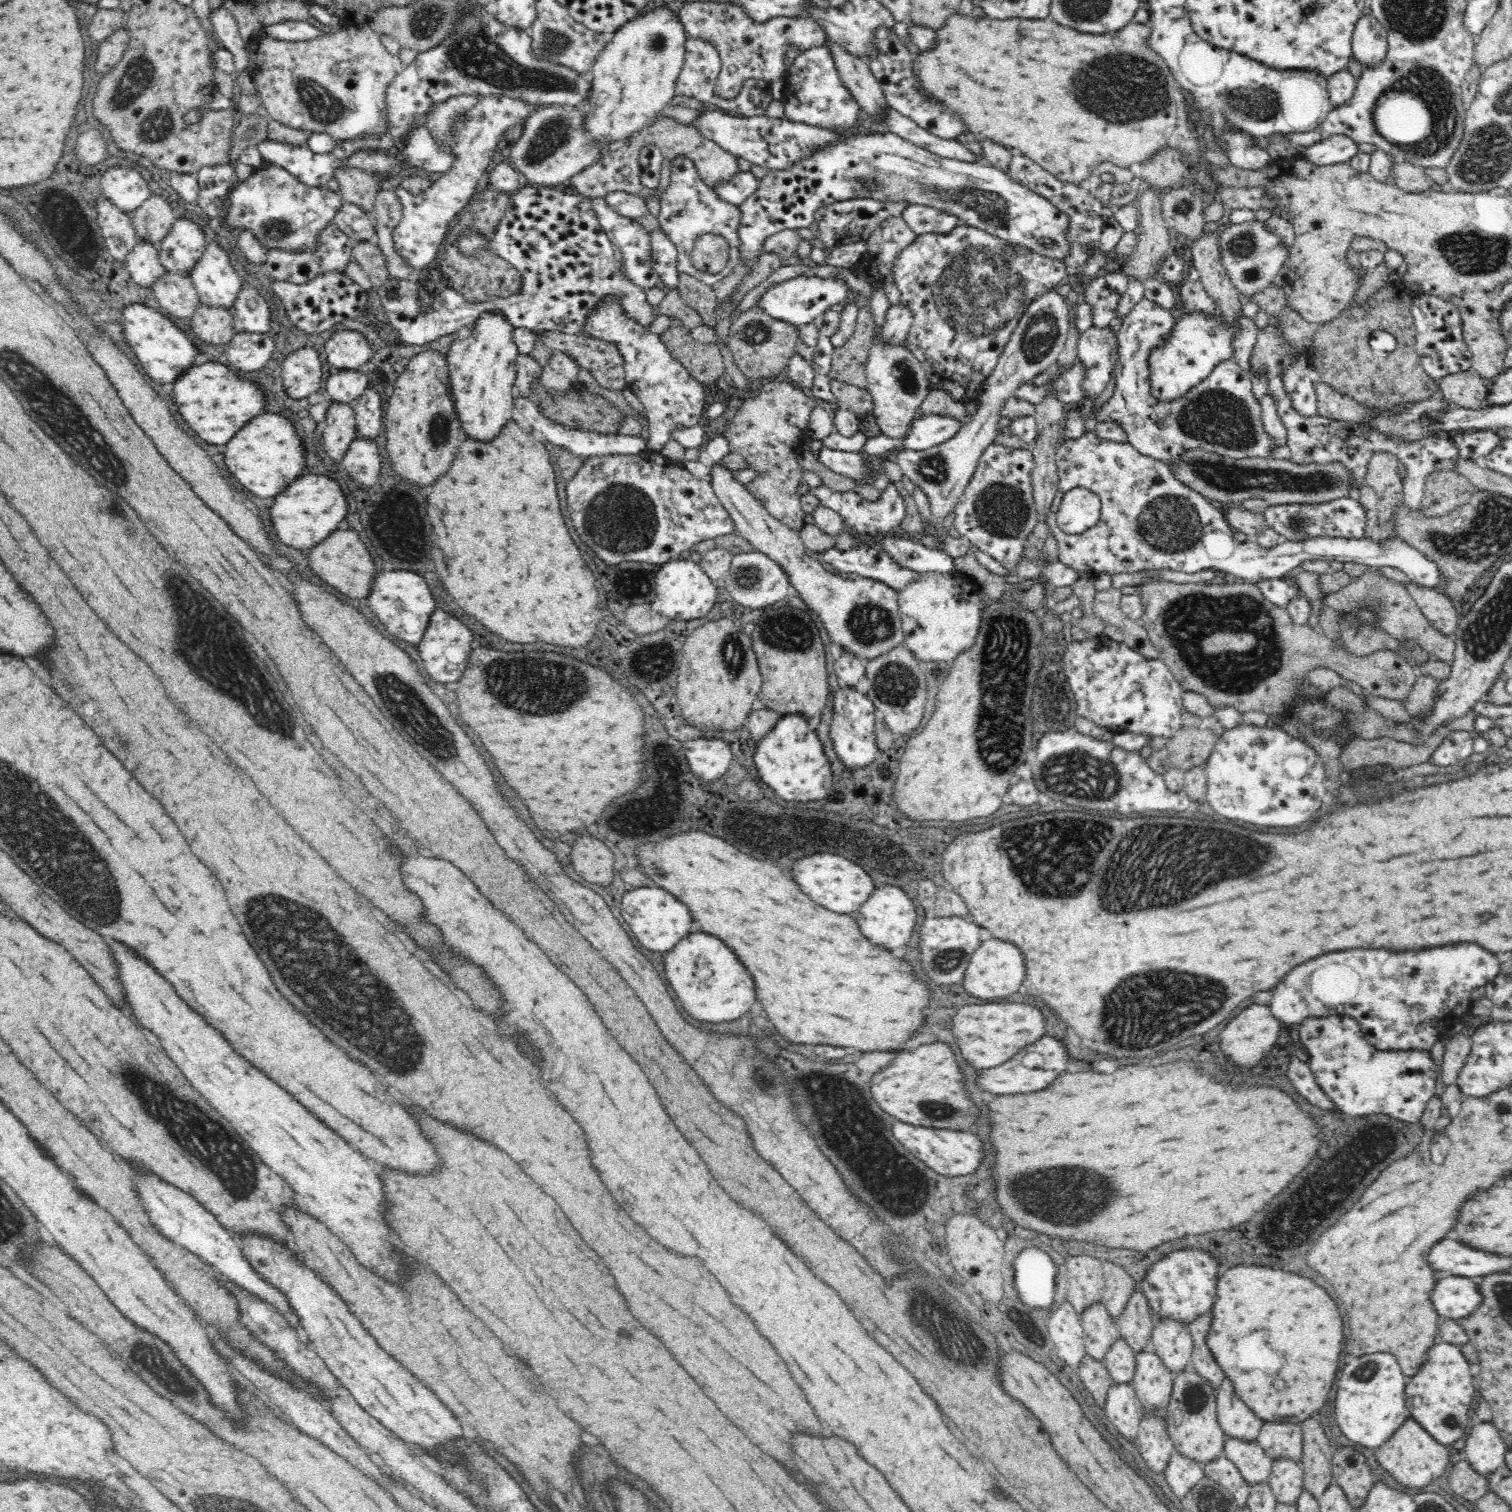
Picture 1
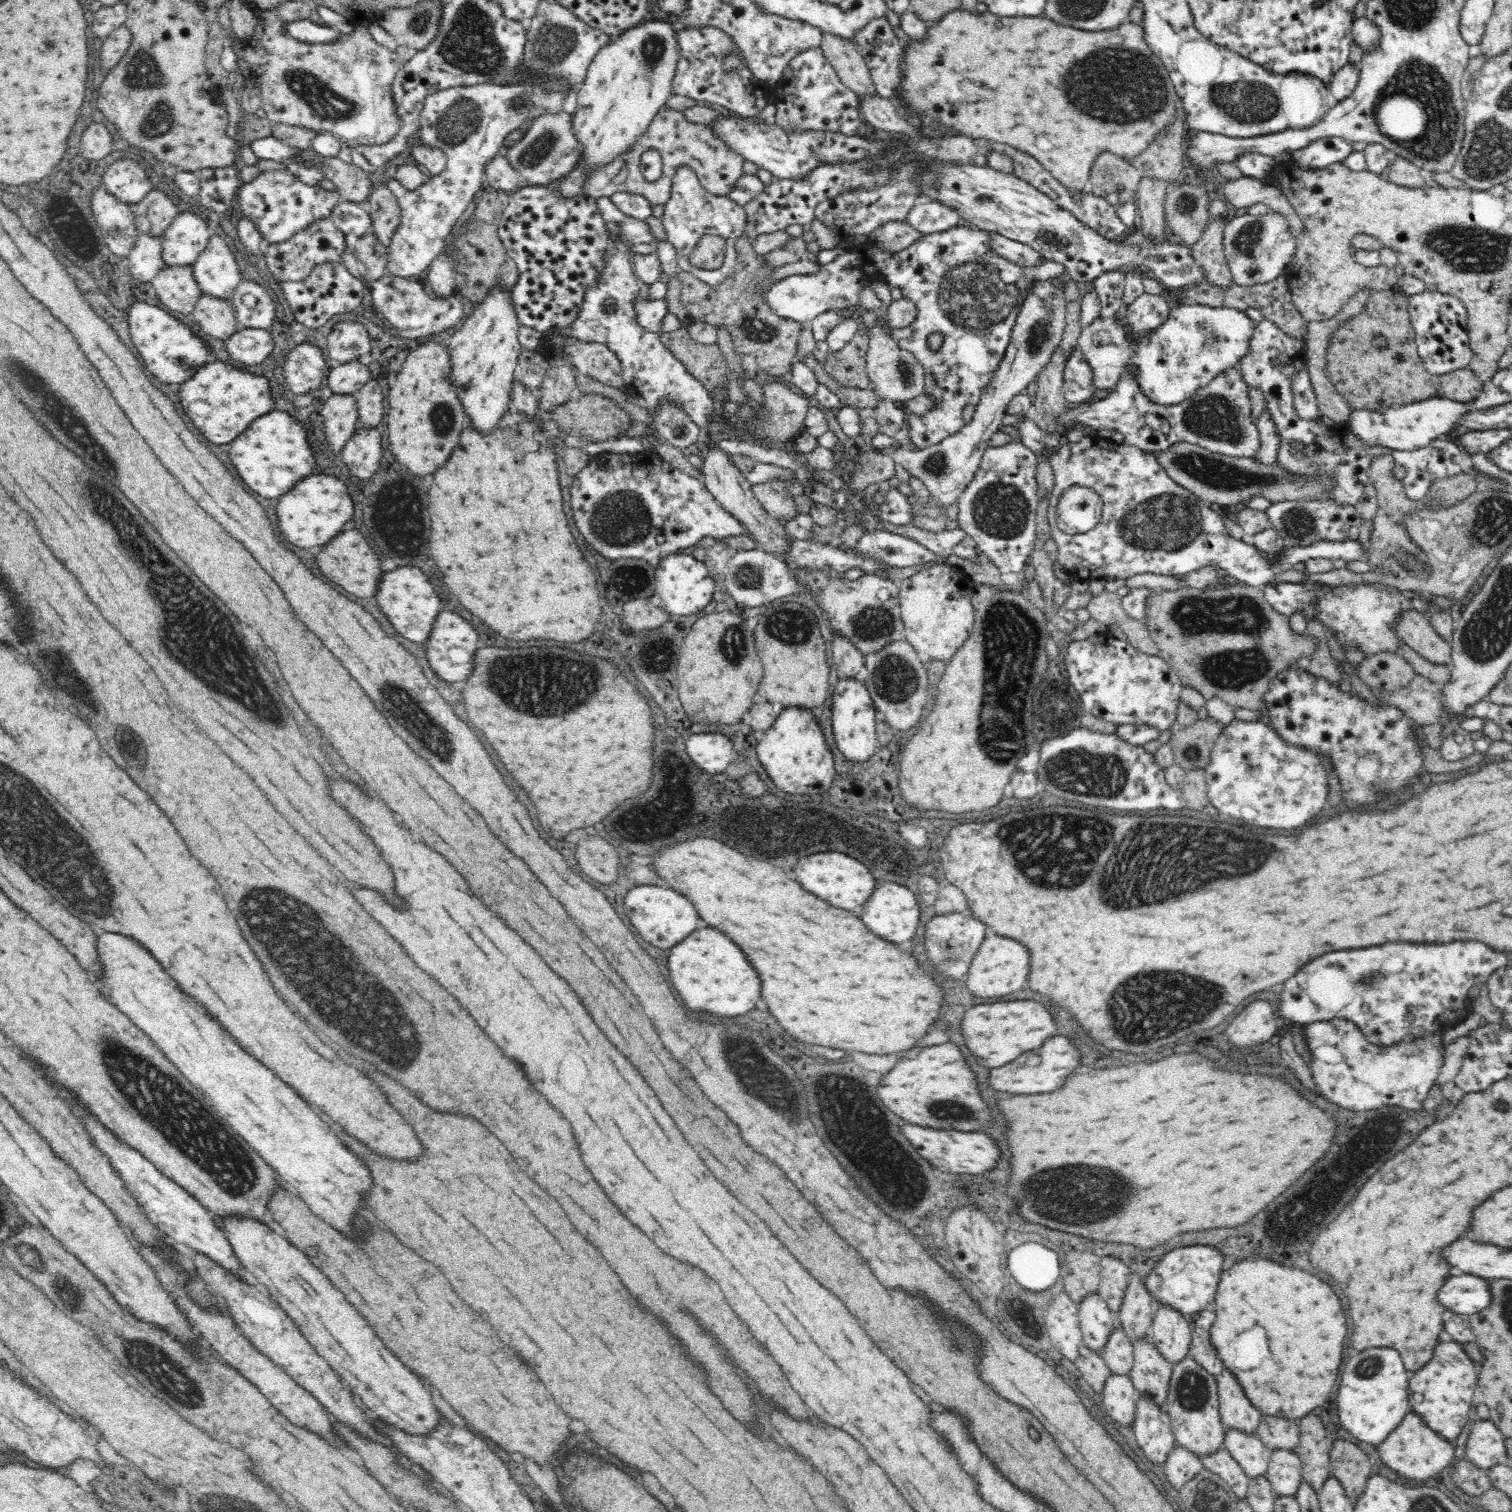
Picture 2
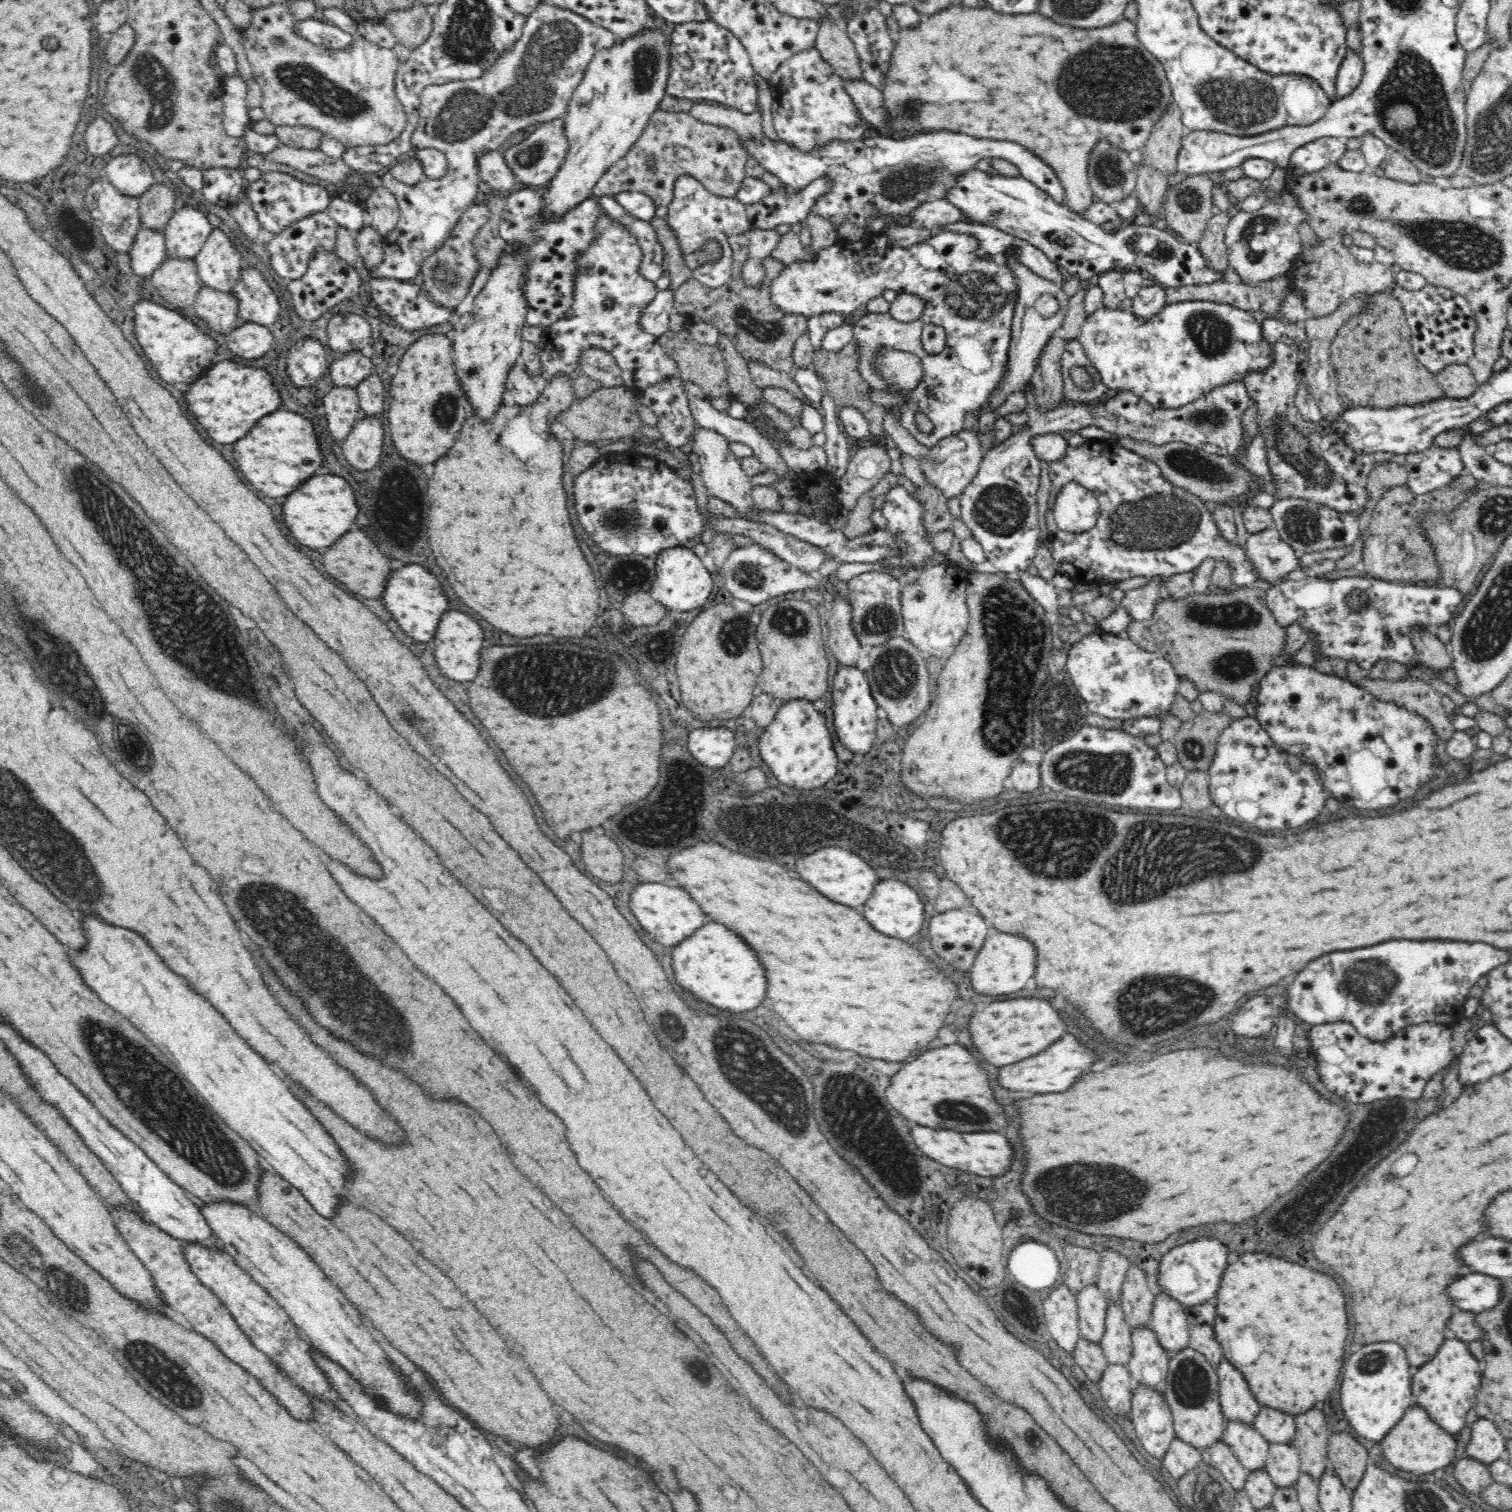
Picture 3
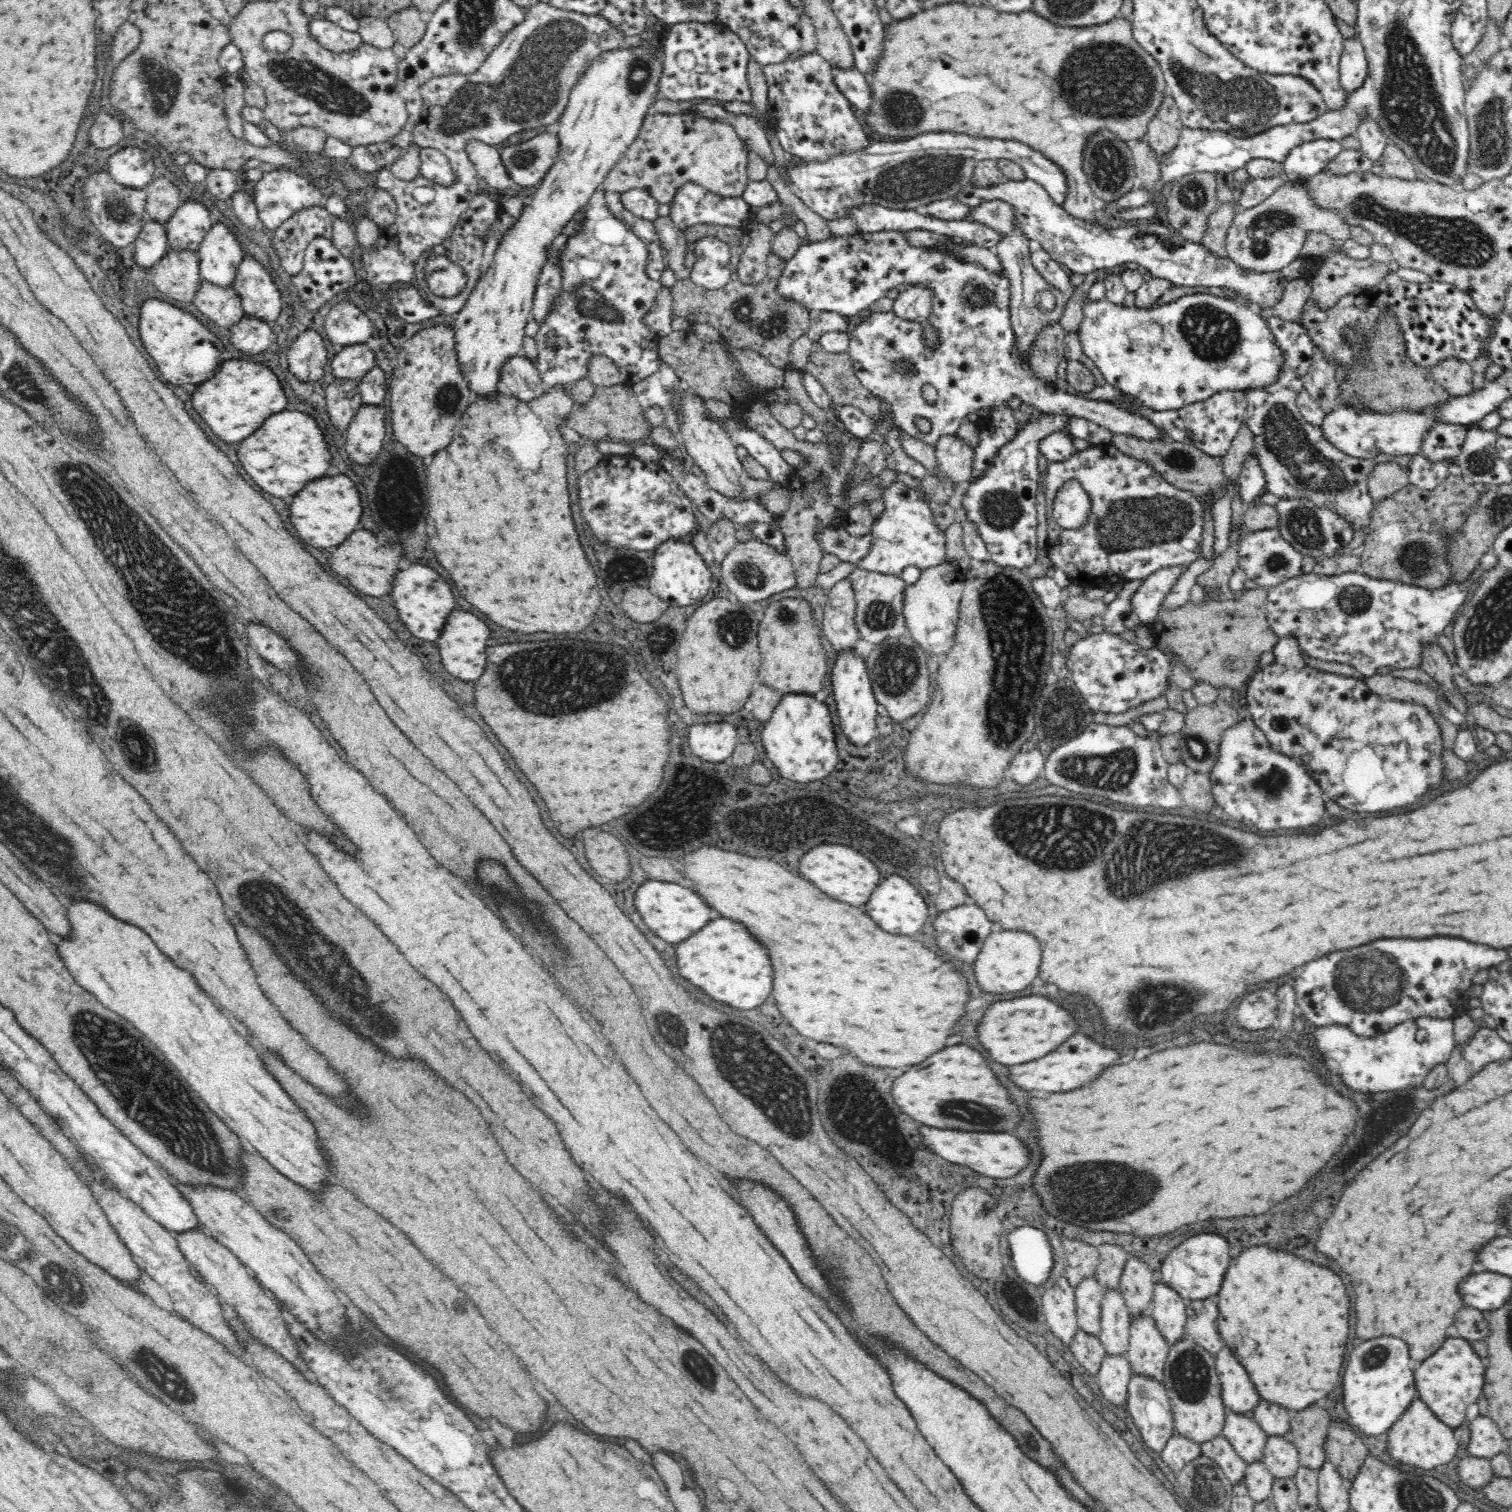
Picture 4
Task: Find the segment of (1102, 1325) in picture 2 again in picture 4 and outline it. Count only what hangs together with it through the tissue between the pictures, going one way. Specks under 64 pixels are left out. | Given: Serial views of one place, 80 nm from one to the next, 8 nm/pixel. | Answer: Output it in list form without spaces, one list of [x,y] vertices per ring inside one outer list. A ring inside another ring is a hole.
[[[1086,1277],[1075,1288],[1075,1305],[1079,1329],[1098,1337],[1101,1329],[1101,1300],[1106,1288],[1095,1277]]]

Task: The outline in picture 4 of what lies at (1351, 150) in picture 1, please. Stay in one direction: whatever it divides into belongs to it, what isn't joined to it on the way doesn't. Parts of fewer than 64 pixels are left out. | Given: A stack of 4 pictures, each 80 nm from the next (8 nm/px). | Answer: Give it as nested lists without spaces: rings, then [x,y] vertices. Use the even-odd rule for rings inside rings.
[[[1319,139],[1294,147],[1283,164],[1286,179],[1293,182],[1304,181],[1319,174],[1343,150],[1341,141],[1331,139]]]

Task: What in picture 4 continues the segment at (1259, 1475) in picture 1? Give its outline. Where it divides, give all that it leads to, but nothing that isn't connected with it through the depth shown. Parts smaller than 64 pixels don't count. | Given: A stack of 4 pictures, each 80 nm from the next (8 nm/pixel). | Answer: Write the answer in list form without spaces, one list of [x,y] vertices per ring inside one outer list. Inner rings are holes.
[[[1227,1411],[1221,1434],[1247,1465],[1263,1460],[1267,1436],[1252,1416]]]

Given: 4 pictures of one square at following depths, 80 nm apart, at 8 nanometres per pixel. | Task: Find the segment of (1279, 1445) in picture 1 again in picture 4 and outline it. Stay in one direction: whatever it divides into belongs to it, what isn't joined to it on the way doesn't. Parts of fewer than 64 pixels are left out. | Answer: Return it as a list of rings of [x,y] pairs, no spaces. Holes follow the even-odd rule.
[[[1261,1400],[1253,1410],[1252,1417],[1267,1437],[1284,1437],[1291,1431],[1292,1414],[1280,1405]]]

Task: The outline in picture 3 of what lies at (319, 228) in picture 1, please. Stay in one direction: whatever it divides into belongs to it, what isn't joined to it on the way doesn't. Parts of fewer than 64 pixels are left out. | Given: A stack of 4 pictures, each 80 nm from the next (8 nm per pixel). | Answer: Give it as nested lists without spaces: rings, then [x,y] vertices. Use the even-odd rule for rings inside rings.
[[[265,172],[258,180],[247,186],[242,197],[254,209],[260,226],[274,236],[288,228],[293,222],[298,222],[317,212],[326,211],[334,194],[329,192],[327,188],[308,184],[287,173]]]

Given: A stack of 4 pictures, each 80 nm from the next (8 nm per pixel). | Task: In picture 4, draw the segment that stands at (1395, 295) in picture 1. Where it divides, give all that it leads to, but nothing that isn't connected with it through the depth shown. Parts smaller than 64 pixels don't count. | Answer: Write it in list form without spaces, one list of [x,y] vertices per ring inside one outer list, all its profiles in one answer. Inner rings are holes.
[[[1386,308],[1384,312],[1380,312],[1380,316],[1378,316],[1378,320],[1376,320],[1374,324],[1376,324],[1376,328],[1374,328],[1374,330],[1370,328],[1372,334],[1363,334],[1363,332],[1361,332],[1361,328],[1346,328],[1346,330],[1342,332],[1342,335],[1344,335],[1344,343],[1346,343],[1346,345],[1356,347],[1356,358],[1354,358],[1352,362],[1350,362],[1349,364],[1335,364],[1335,375],[1337,376],[1337,380],[1340,380],[1339,398],[1341,400],[1342,406],[1354,407],[1355,405],[1362,404],[1364,409],[1374,410],[1380,413],[1390,413],[1400,411],[1401,409],[1407,409],[1408,411],[1424,411],[1425,409],[1432,409],[1433,407],[1438,407],[1439,405],[1442,405],[1445,400],[1451,397],[1445,391],[1445,388],[1443,386],[1440,386],[1440,384],[1436,382],[1436,379],[1431,373],[1431,369],[1420,366],[1418,364],[1414,364],[1414,362],[1410,360],[1410,357],[1407,355],[1407,342],[1404,338],[1404,333],[1401,329],[1401,324],[1400,326],[1398,326],[1399,322],[1397,321],[1396,313],[1391,312],[1391,308]]]

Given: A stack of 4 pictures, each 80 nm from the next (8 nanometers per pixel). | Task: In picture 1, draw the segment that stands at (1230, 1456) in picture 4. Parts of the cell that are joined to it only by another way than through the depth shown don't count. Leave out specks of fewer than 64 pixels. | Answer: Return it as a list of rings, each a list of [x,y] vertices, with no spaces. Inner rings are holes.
[[[1222,1456],[1204,1464],[1204,1474],[1212,1481],[1222,1485],[1222,1488],[1226,1488],[1234,1497],[1234,1502],[1238,1508],[1247,1506],[1251,1486],[1244,1480],[1238,1467],[1228,1458]]]

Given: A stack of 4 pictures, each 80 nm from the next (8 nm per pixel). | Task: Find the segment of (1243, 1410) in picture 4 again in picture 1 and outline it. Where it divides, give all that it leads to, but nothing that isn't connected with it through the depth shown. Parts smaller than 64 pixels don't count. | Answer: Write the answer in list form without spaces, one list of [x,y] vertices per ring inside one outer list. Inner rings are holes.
[[[1224,1380],[1216,1391],[1217,1419],[1227,1438],[1256,1441],[1262,1428],[1262,1420],[1234,1394],[1230,1380]]]

